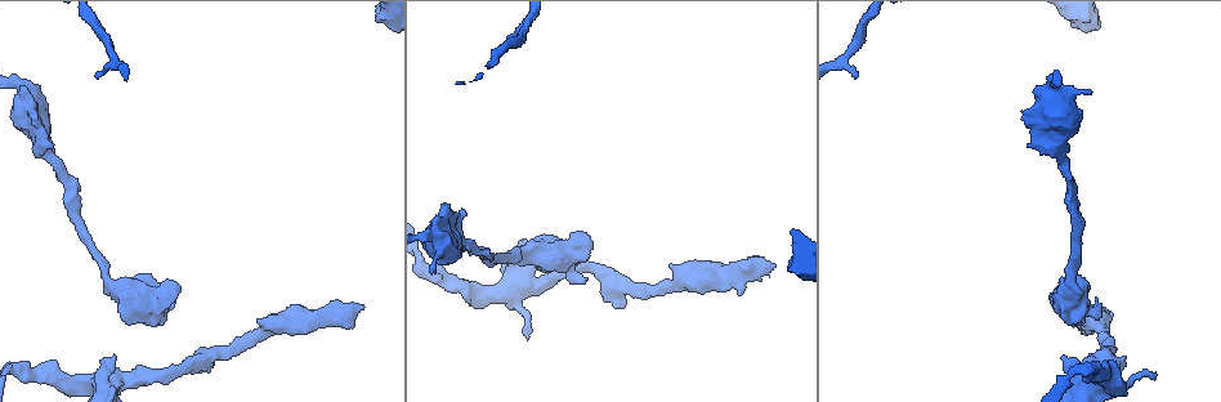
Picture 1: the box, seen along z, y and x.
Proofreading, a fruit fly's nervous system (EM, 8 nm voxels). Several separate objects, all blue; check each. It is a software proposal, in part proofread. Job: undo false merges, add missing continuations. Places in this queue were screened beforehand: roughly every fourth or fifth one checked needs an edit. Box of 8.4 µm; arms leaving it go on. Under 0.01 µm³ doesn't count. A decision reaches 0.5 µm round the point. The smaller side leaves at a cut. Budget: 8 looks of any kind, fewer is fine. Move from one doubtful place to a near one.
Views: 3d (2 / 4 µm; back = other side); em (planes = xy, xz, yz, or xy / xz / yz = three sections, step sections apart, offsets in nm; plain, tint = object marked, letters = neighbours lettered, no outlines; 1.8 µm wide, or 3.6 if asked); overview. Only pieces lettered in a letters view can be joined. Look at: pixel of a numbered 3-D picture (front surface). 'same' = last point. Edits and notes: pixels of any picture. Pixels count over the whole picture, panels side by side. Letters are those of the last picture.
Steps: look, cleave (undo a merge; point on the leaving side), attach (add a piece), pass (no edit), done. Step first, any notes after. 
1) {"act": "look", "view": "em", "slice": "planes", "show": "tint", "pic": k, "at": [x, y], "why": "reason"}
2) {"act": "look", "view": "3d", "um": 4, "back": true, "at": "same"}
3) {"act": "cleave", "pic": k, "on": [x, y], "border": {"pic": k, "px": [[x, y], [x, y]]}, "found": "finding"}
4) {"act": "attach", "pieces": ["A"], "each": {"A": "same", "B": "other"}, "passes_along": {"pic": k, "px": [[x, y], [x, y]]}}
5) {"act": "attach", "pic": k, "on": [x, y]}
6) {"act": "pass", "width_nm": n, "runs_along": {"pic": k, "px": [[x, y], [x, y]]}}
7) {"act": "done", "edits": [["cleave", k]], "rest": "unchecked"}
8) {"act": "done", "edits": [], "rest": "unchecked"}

{"act": "look", "view": "3d", "um": 4, "pic": 1, "at": [112, 357], "why": "tapers out"}

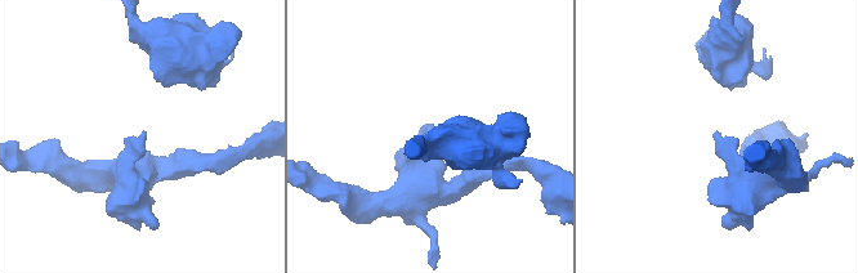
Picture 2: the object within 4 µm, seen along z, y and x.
{"act": "look", "view": "em", "slice": "planes", "show": "letters", "pic": 2, "at": [145, 132], "why": "now the EM"}

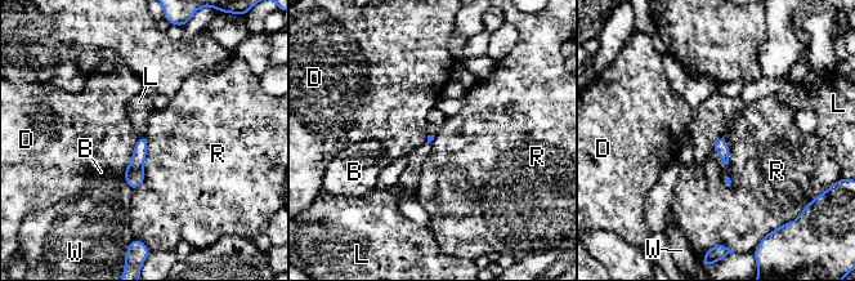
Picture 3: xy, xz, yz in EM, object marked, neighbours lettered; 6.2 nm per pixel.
{"act": "pass", "each": {"B": "other", "D": "other", "L": "other", "R": "other", "W": "other"}, "border": {"pic": 3, "px": [[721, 135], [728, 143], [726, 165]]}, "found": "none of them fits"}

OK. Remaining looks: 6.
{"act": "look", "view": "em", "slice": "xy", "step": 4, "show": "letters", "pic": 1, "at": [1156, 374], "why": "an open end"}

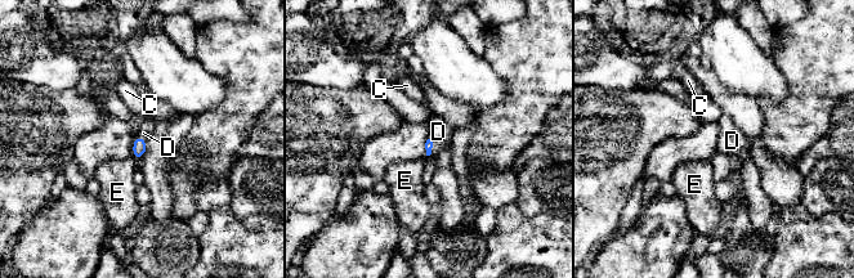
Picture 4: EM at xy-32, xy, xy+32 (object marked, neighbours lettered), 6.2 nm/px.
{"act": "attach", "pieces": ["D"], "each": {"C": "other", "D": "same", "E": "other"}, "passes_along": {"pic": 4, "px": [[139, 146], [142, 138], [144, 130]]}, "found": "the neuron continues"}

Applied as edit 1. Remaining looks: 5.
{"act": "look", "view": "overview"}

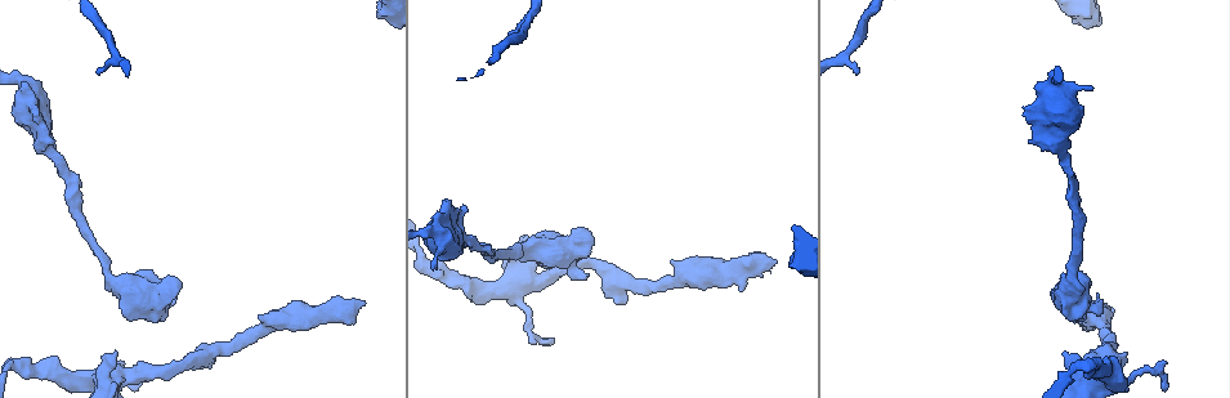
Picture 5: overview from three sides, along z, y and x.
{"act": "look", "view": "em", "slice": "xy", "step": 8, "show": "tint", "pic": 5, "at": [95, 72], "why": "free end"}

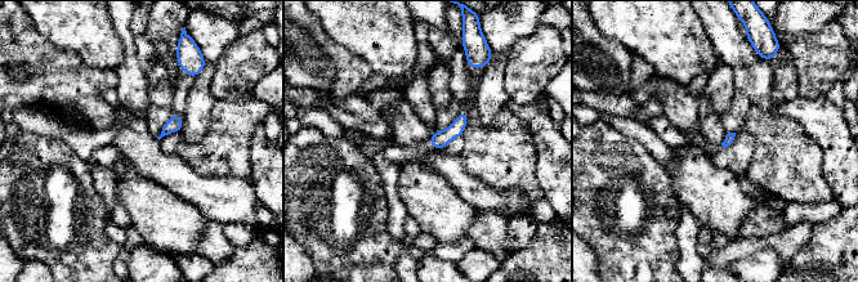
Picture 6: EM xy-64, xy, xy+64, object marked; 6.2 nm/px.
{"act": "look", "view": "em", "slice": "xy", "step": 8, "show": "letters", "at": "same", "why": "see the neighbours"}

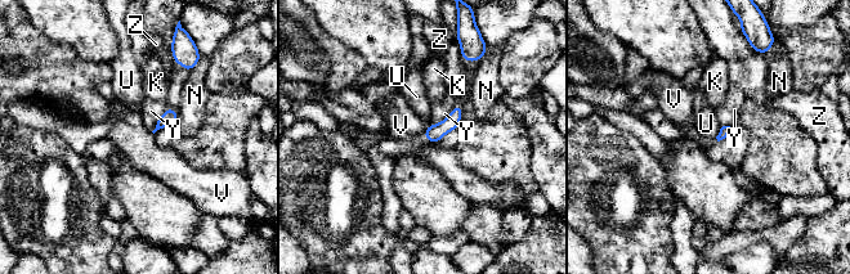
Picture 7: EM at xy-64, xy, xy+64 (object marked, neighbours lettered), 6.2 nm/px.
{"act": "pass", "each": {"K": "other", "N": "other", "U": "other", "V": "other", "Y": "other", "Z": "other"}, "border": {"pic": 7, "px": [[430, 124], [423, 133]]}, "found": "none of them fits"}

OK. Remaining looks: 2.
{"act": "done", "edits": [["attach", 4]], "rest": "unchecked"}

